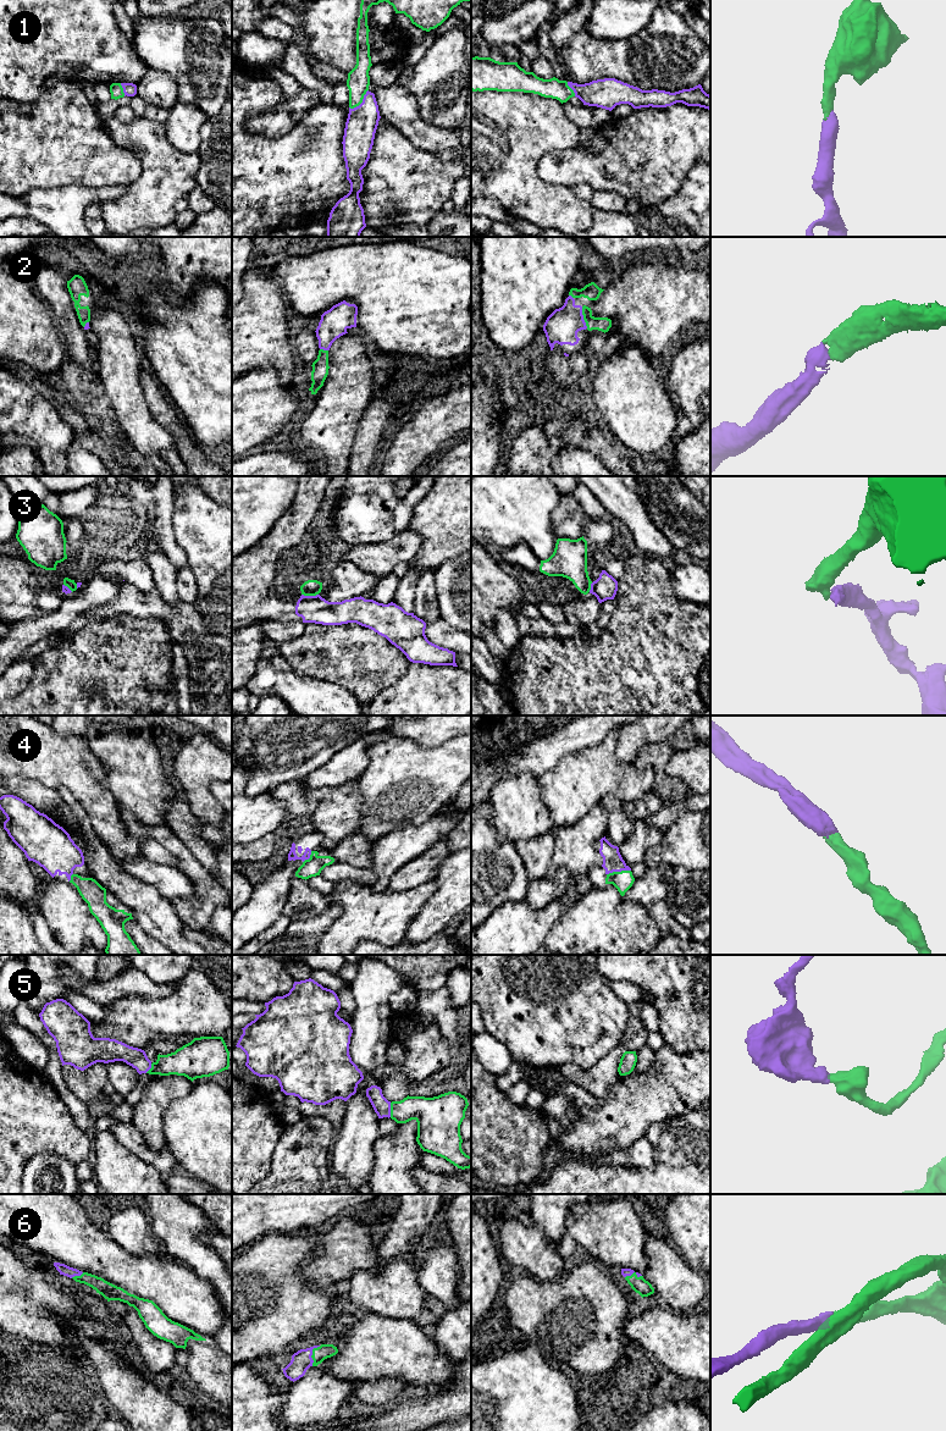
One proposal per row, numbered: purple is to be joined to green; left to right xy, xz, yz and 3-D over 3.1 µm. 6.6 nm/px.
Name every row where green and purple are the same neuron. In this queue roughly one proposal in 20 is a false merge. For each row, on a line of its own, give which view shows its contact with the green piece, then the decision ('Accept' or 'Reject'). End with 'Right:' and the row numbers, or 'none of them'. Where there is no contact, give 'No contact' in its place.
1: Touches green in xz. Accept
2: Touches green in yz. Accept
3: Touches green in xz. Reject
4: Touches green in yz. Accept
5: Touches green in xz. Accept
6: Touches green in xz. Accept
Right: 1, 2, 4, 5, 6

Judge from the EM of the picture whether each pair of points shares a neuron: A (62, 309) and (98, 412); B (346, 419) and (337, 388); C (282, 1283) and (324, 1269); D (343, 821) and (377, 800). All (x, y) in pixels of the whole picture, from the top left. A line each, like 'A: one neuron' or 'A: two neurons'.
A: one neuron
B: one neuron
C: two neurons
D: two neurons

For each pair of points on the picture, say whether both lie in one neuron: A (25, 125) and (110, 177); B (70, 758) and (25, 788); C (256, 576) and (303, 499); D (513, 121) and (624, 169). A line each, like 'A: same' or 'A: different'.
A: same
B: different
C: same
D: different

